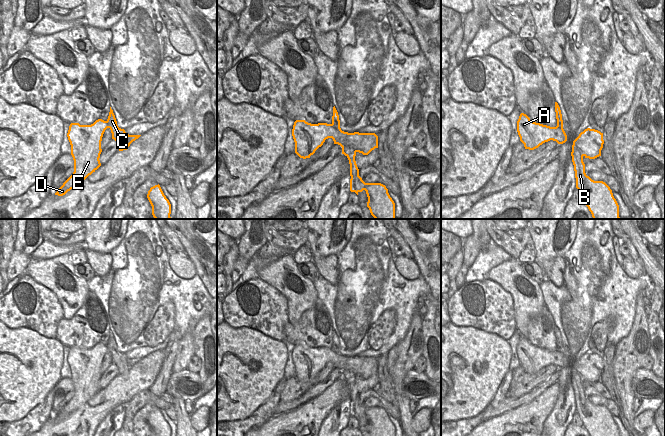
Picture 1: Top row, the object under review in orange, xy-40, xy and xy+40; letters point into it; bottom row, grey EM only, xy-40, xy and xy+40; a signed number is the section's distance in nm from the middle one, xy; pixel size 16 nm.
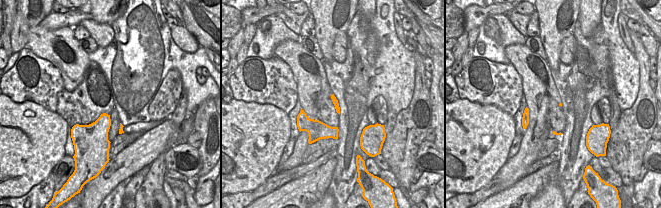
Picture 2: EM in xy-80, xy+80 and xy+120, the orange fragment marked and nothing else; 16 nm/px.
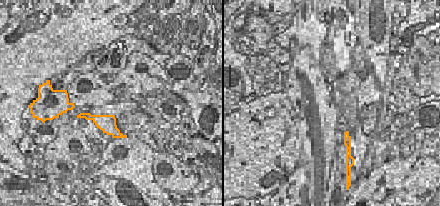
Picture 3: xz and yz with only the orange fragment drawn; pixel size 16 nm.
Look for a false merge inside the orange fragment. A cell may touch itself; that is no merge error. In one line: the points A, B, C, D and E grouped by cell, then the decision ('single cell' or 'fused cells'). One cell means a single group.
A B C D E; single cell

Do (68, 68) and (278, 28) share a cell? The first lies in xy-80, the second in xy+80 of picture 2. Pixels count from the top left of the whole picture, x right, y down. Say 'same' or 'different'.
different

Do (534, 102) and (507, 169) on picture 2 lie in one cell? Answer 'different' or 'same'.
same

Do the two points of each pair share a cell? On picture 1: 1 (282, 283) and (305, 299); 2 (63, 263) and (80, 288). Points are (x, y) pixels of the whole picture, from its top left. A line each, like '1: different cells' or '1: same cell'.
1: same cell
2: same cell

